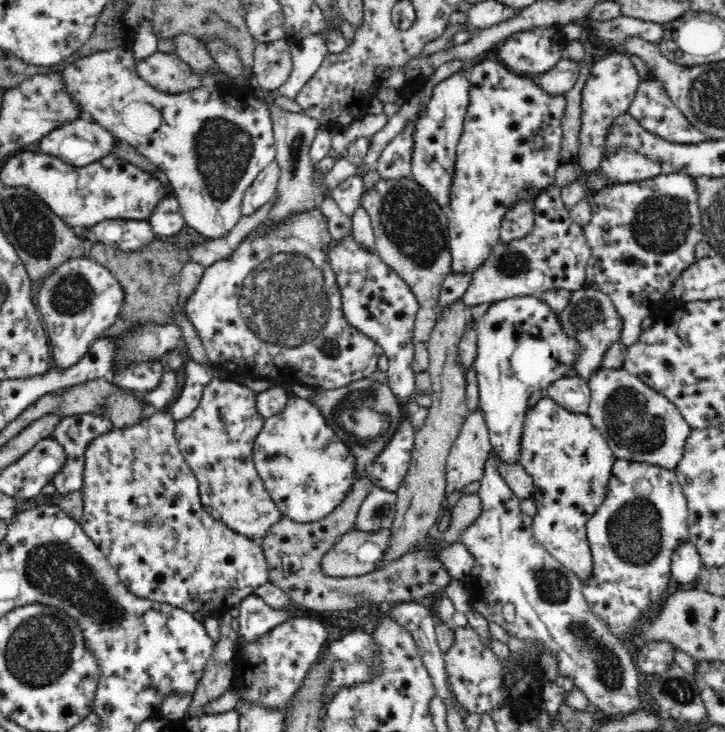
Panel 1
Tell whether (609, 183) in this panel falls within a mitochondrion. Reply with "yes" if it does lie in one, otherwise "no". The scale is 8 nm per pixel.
no

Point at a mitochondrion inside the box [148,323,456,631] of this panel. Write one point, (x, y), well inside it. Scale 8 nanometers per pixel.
(359, 415)

